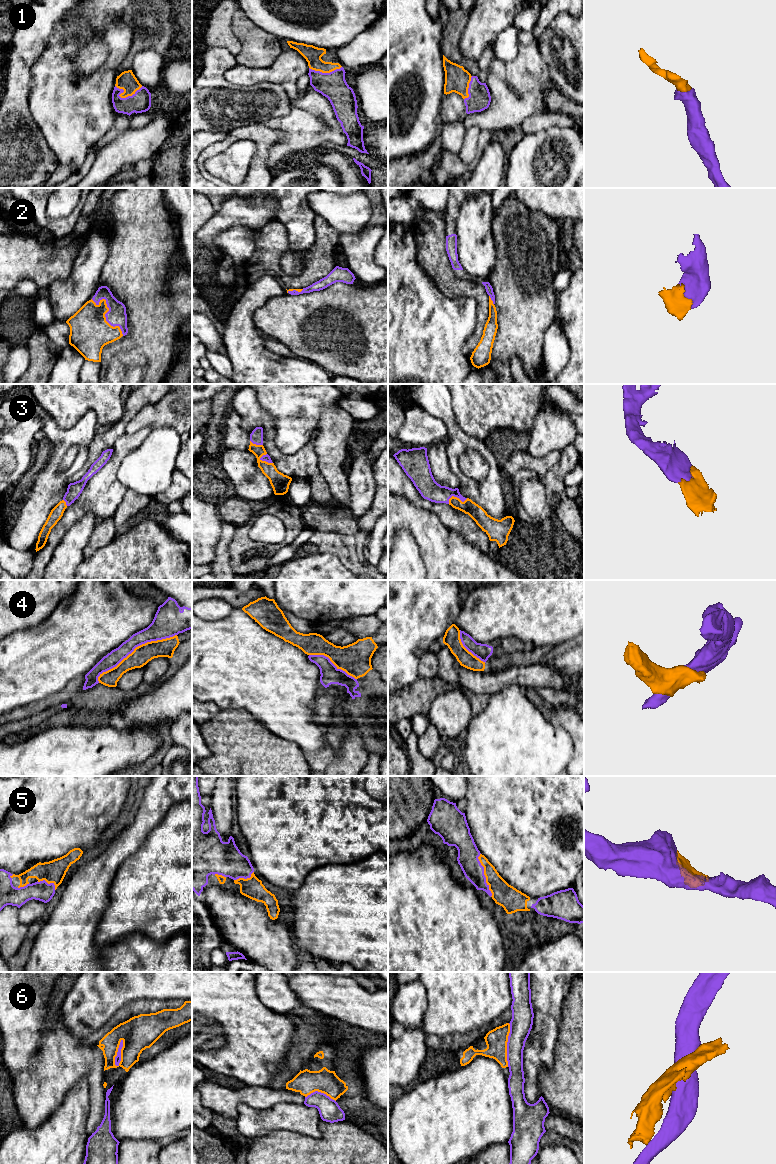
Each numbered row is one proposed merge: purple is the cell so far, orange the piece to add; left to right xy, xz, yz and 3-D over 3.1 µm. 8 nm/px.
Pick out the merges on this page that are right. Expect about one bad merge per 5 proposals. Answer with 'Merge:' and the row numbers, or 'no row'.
Merge: 1, 2, 3, 5

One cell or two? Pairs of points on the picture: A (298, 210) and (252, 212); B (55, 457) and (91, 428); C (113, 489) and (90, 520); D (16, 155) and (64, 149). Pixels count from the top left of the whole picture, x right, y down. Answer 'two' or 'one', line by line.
A: two
B: one
C: two
D: two

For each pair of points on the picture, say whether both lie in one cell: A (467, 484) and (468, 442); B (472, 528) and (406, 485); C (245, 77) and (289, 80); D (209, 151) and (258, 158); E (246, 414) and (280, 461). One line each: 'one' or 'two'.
A: one
B: one
C: one
D: one
E: one

